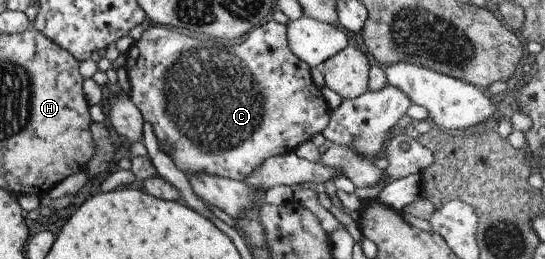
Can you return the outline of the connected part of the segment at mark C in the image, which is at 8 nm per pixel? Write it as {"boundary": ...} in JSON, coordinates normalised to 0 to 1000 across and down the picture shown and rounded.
{"boundary":[[[495,81],[470,100],[442,154],[428,166],[406,166],[396,151],[374,151],[371,143],[343,131],[316,100],[279,93],[261,120],[257,147],[248,154],[229,201],[229,251],[235,317],[239,328],[237,382],[257,429],[264,467],[273,471],[281,494],[284,529],[292,548],[312,548],[316,587],[308,598],[317,618],[323,649],[330,653],[343,683],[345,672],[382,672],[382,680],[404,680],[404,687],[429,691],[448,703],[466,649],[473,649],[484,618],[510,598],[538,591],[547,560],[569,544],[576,517],[591,514],[604,471],[604,417],[594,394],[589,347],[576,332],[569,309],[567,259],[532,201],[527,170],[525,100],[510,85]]]}

